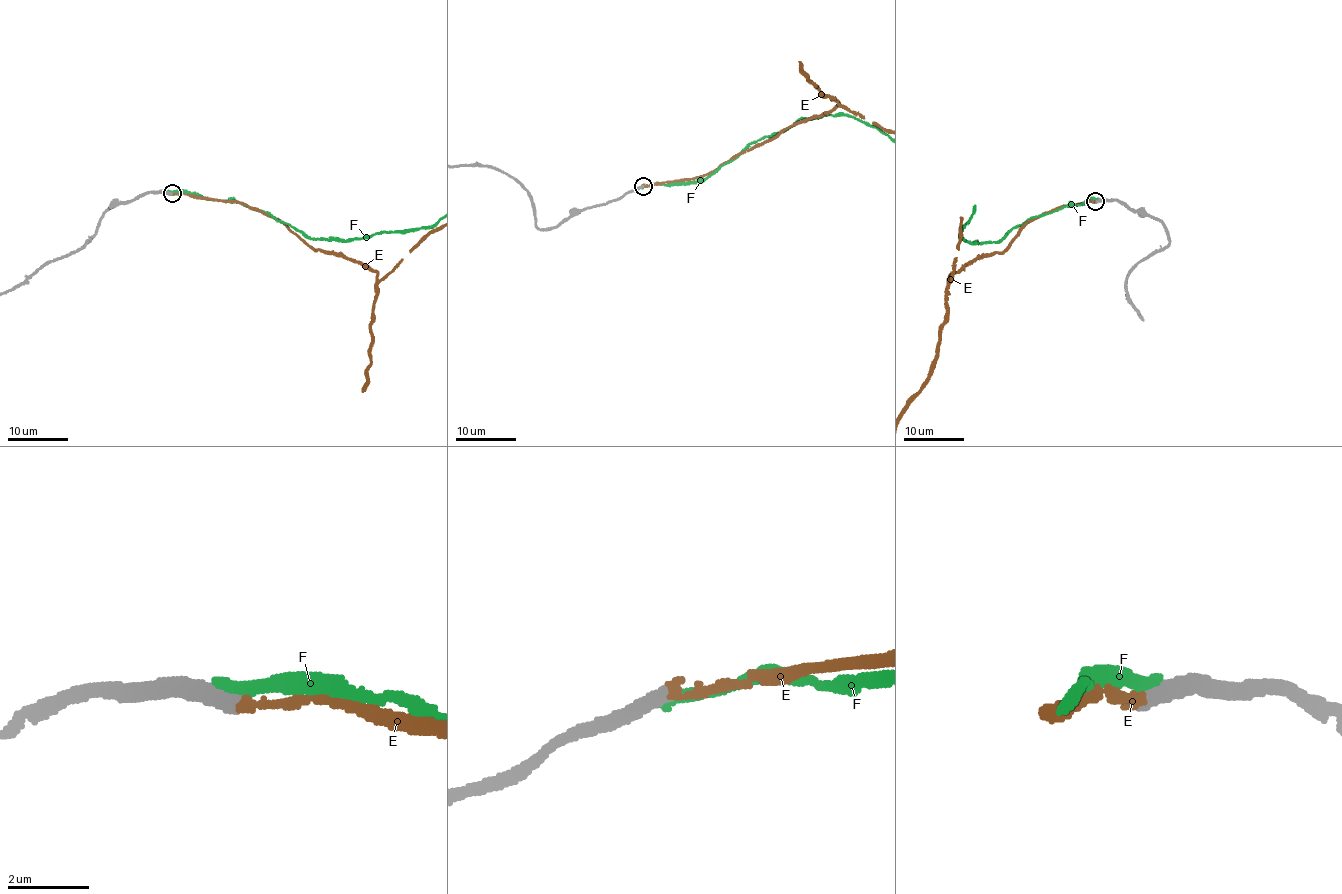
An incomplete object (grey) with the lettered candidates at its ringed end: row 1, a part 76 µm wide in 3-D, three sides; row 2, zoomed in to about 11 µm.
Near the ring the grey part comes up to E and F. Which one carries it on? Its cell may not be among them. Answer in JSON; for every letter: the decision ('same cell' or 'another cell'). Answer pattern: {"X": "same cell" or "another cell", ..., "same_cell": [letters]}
{"E": "same cell", "F": "another cell", "same_cell": ["E"]}

